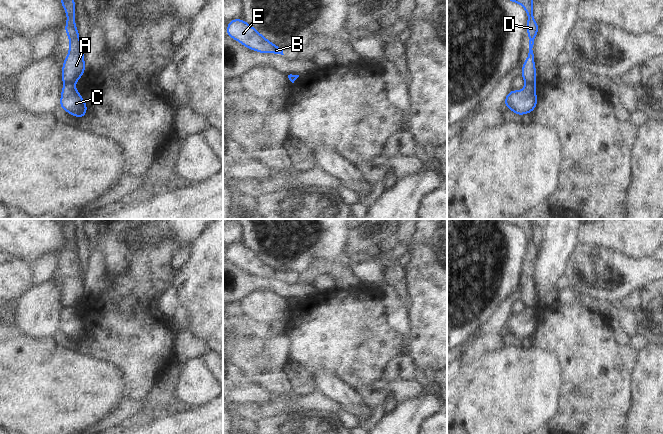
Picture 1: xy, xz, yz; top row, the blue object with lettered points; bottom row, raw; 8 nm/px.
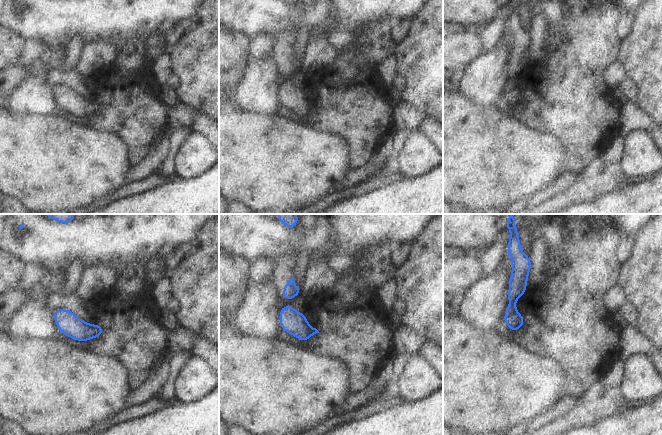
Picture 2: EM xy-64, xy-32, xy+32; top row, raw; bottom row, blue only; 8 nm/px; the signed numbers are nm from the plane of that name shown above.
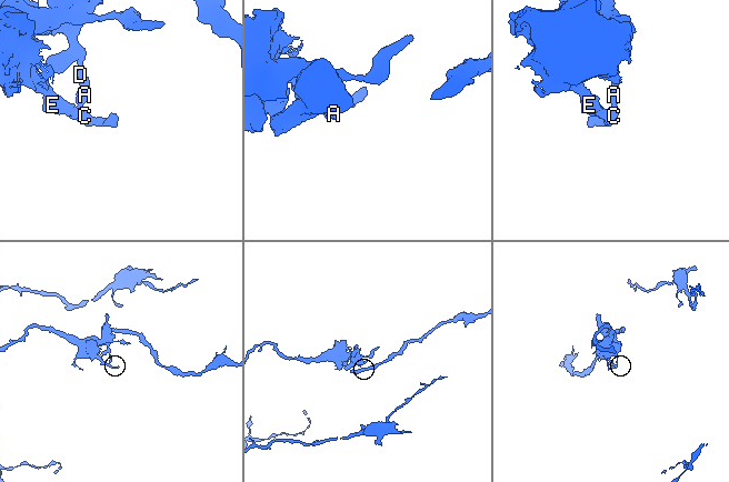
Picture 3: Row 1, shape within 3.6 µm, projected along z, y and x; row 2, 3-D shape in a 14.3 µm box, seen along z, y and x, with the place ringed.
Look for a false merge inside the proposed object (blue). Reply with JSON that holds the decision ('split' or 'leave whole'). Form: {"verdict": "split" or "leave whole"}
{"verdict": "split"}

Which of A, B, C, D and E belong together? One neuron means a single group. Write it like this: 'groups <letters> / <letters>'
groups A D / B C E

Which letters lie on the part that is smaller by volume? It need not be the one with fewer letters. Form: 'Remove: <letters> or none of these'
Remove: A, D

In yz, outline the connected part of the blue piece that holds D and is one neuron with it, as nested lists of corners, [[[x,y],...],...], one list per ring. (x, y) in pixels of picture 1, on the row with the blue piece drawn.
[[[509,0],[509,1],[519,3],[520,5],[523,6],[525,11],[527,12],[528,20],[527,20],[526,35],[530,37],[529,53],[526,61],[522,65],[521,76],[527,84],[536,83],[537,82],[536,68],[535,68],[534,54],[532,48],[534,45],[534,40],[537,36],[537,32],[539,30],[539,25],[535,22],[533,16],[533,0]]]

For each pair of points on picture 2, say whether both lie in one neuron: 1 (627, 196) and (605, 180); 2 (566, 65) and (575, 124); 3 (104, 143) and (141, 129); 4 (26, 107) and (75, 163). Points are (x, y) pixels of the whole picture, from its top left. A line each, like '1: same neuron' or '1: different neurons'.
1: different neurons
2: same neuron
3: different neurons
4: different neurons

